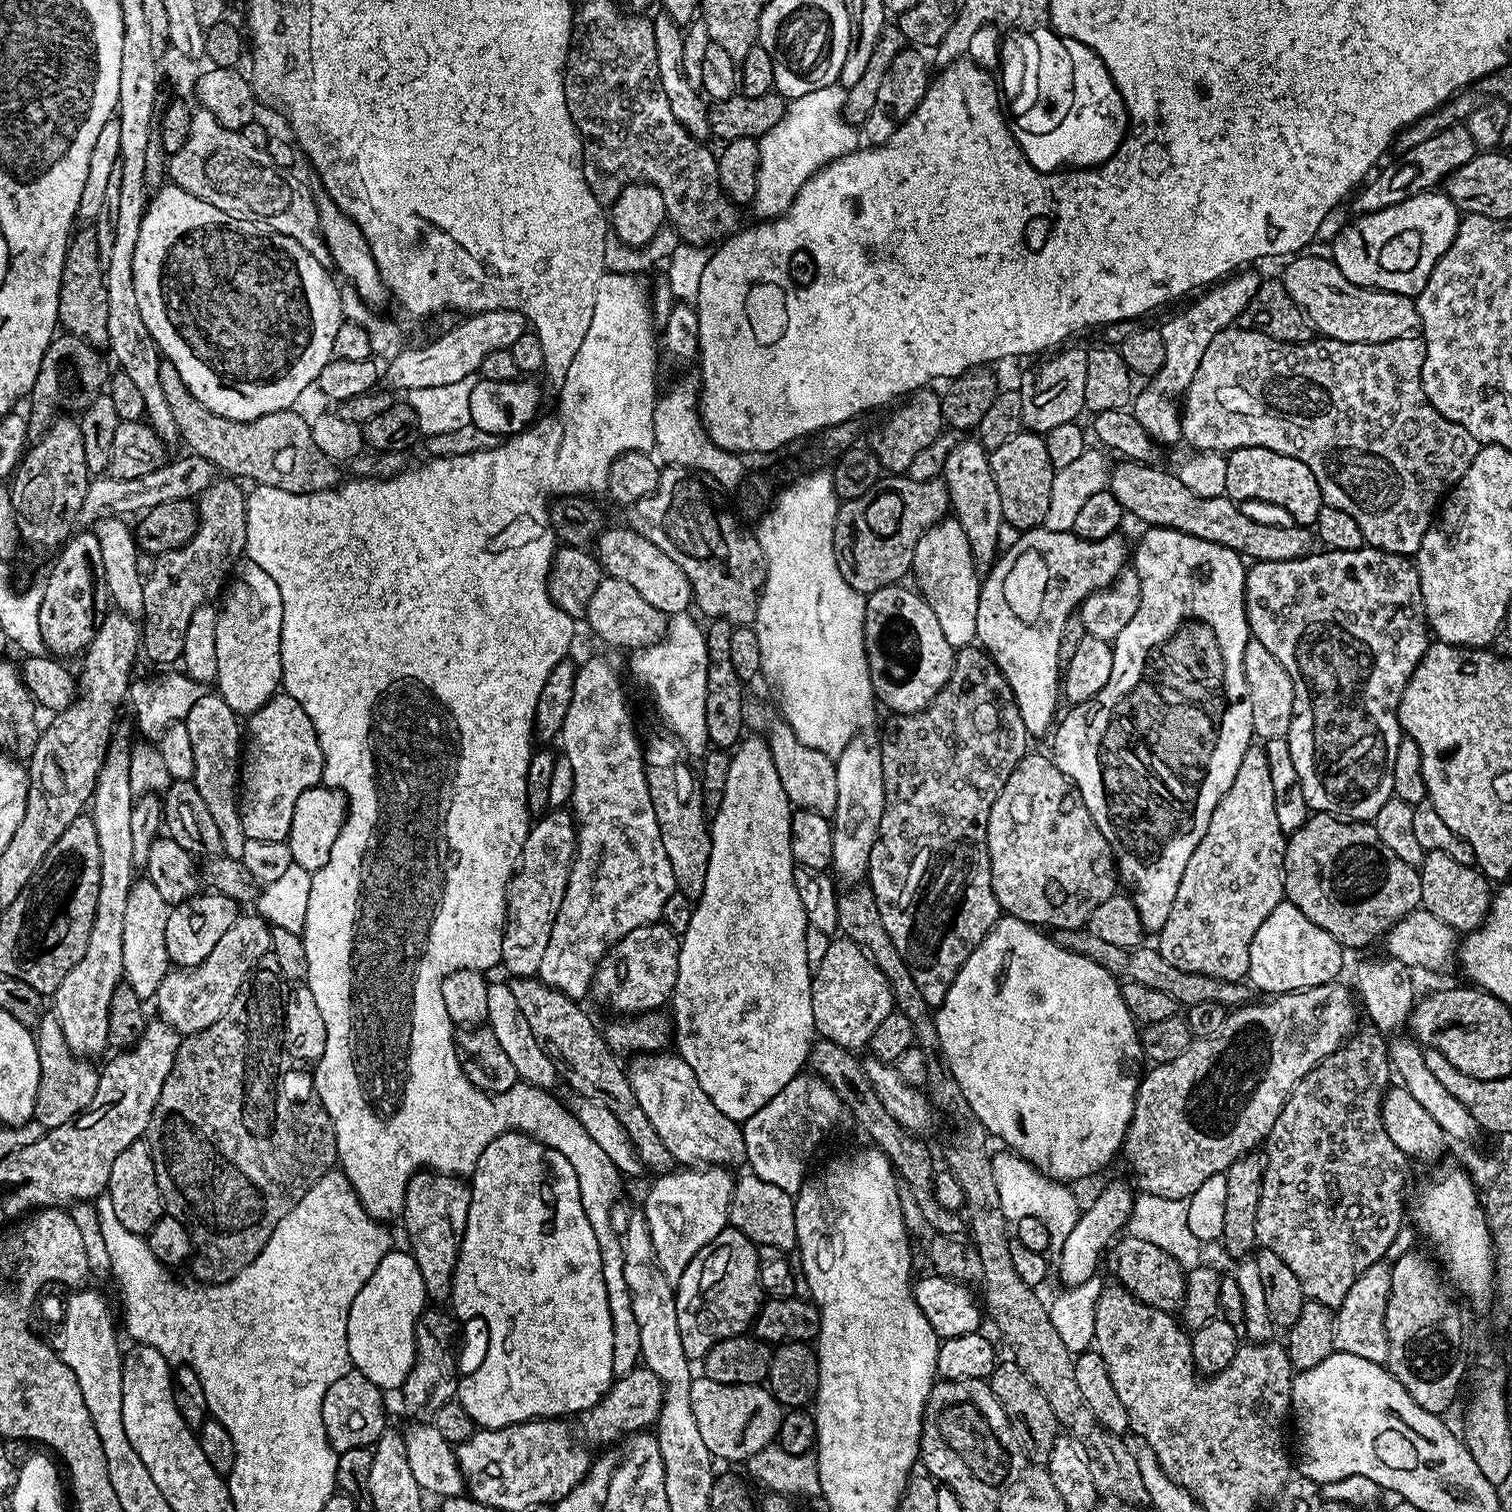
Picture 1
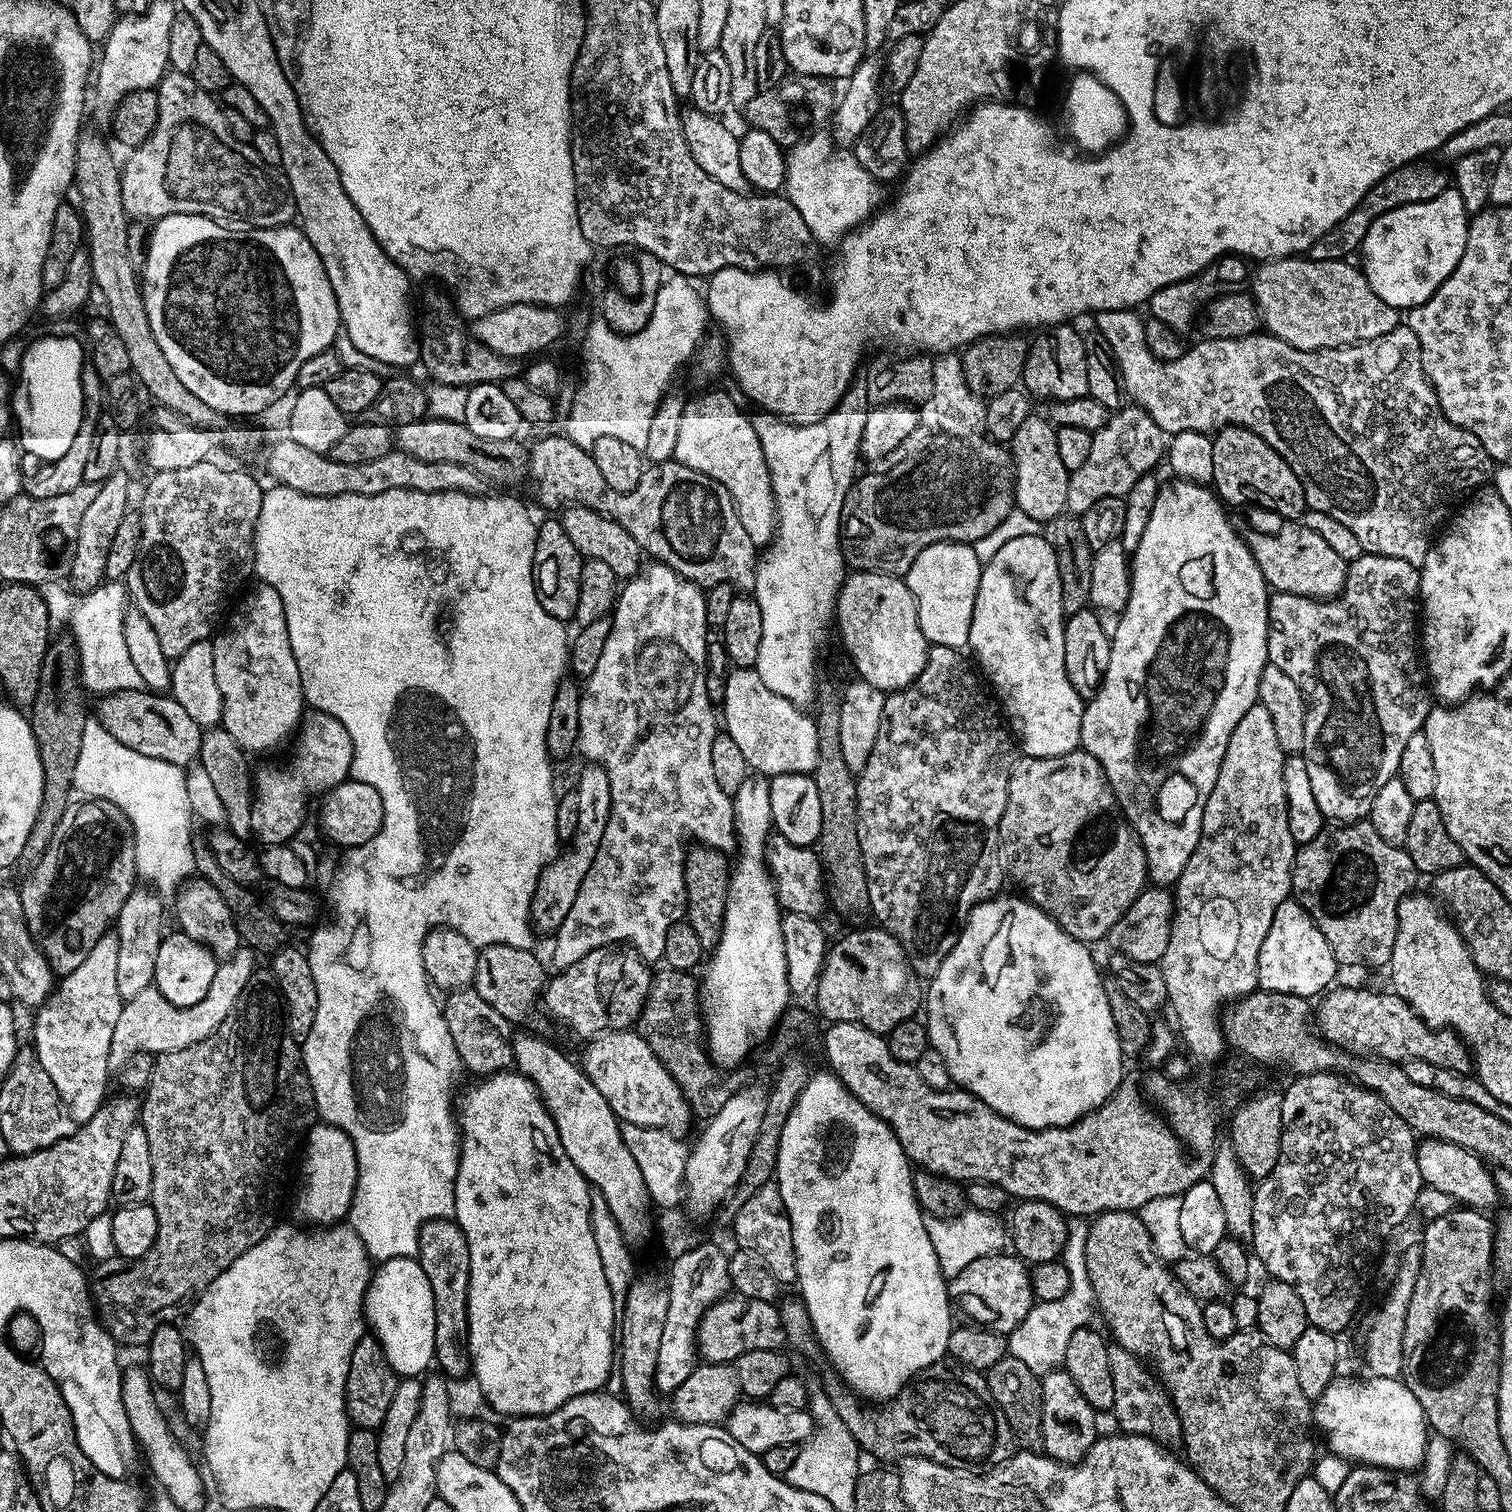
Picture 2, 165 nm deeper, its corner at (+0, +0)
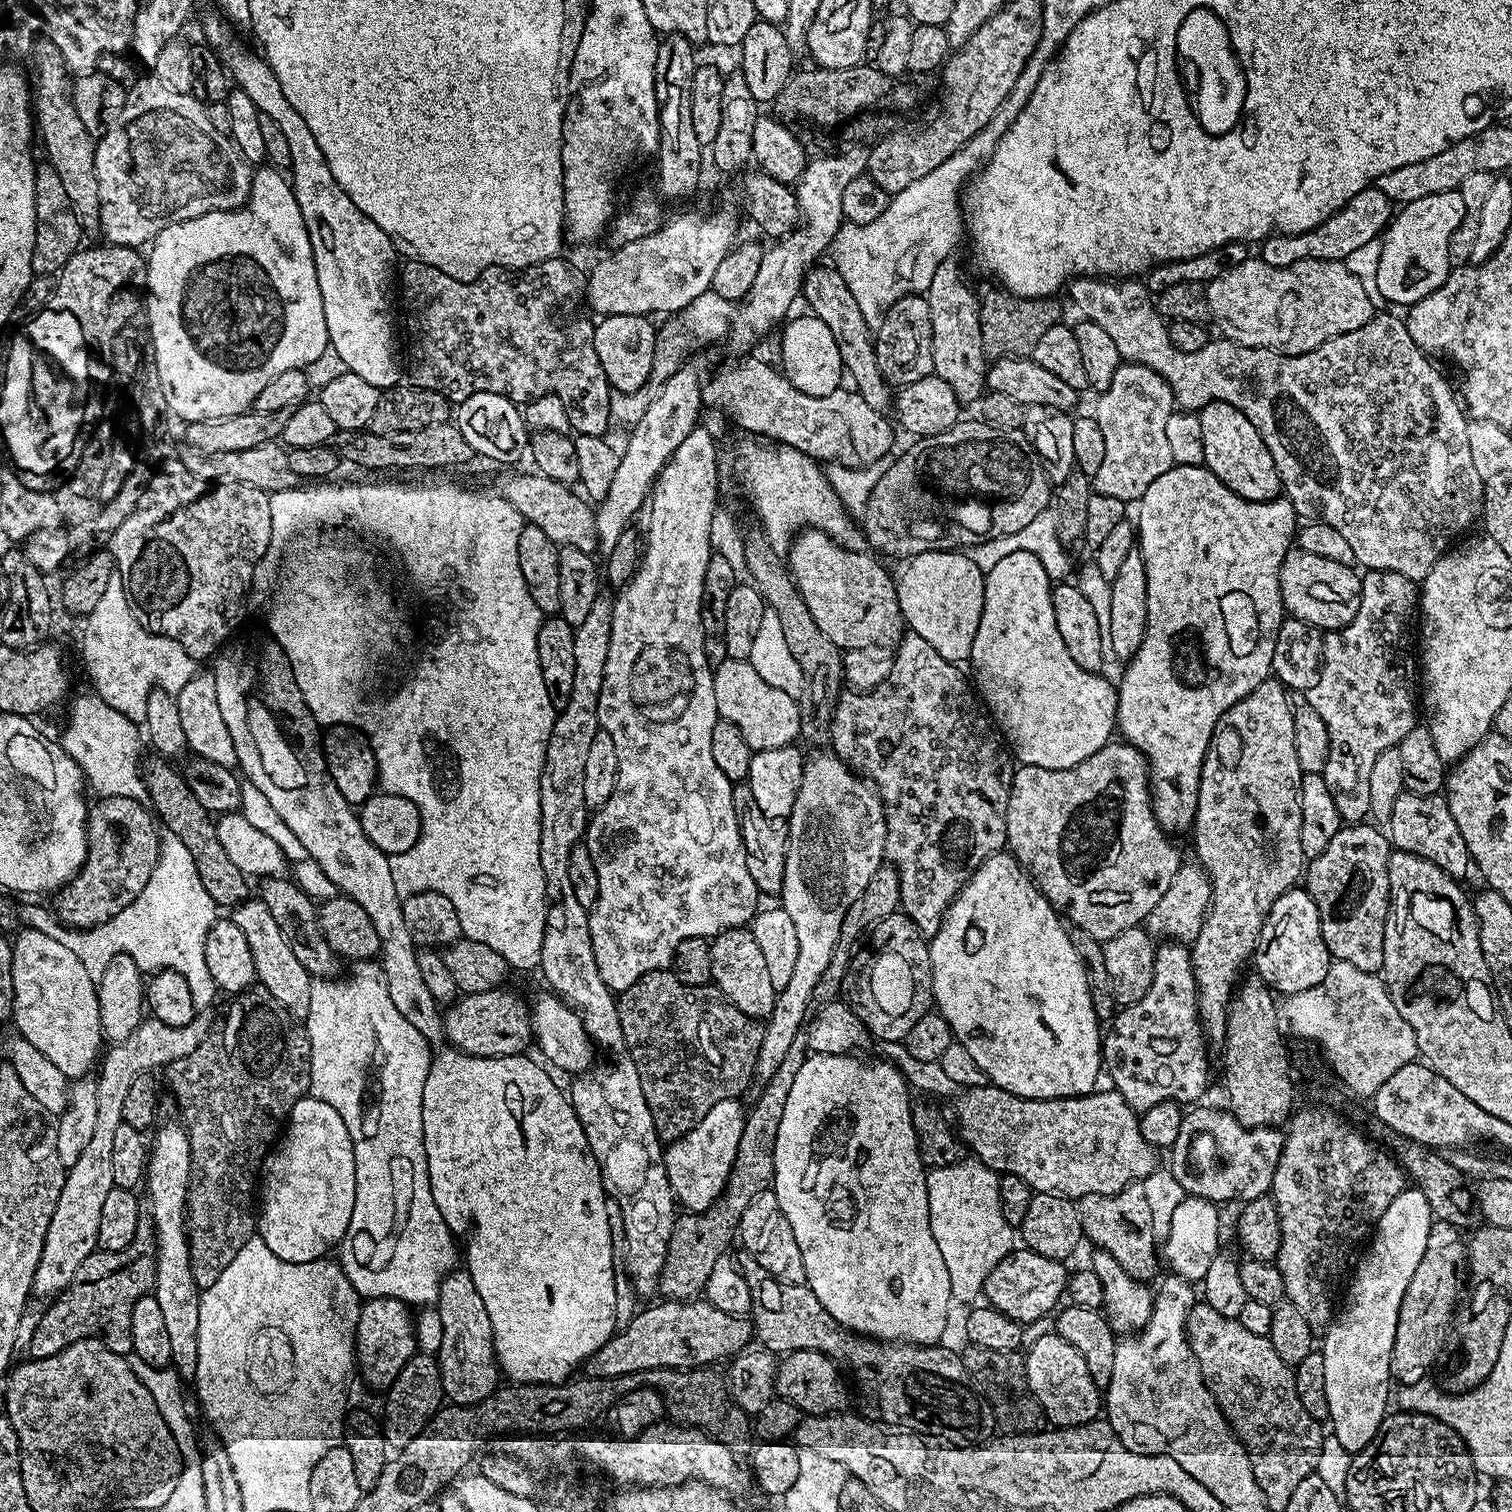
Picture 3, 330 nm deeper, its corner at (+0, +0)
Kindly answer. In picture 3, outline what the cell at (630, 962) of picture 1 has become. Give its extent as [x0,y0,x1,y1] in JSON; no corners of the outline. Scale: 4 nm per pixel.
[442,989,534,1056]

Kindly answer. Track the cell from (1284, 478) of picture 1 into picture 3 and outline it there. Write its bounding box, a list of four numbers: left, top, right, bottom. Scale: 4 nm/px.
[1199,400,1282,500]

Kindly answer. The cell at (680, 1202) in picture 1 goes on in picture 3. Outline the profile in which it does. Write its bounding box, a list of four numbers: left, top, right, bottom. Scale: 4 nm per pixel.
[755,750,886,1082]

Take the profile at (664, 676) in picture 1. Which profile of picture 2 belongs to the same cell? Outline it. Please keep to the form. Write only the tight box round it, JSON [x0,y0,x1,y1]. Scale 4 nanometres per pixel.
[551,562,738,970]

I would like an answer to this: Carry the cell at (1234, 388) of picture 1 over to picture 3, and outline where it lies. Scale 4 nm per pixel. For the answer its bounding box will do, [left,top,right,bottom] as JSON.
[1066,274,1486,582]

